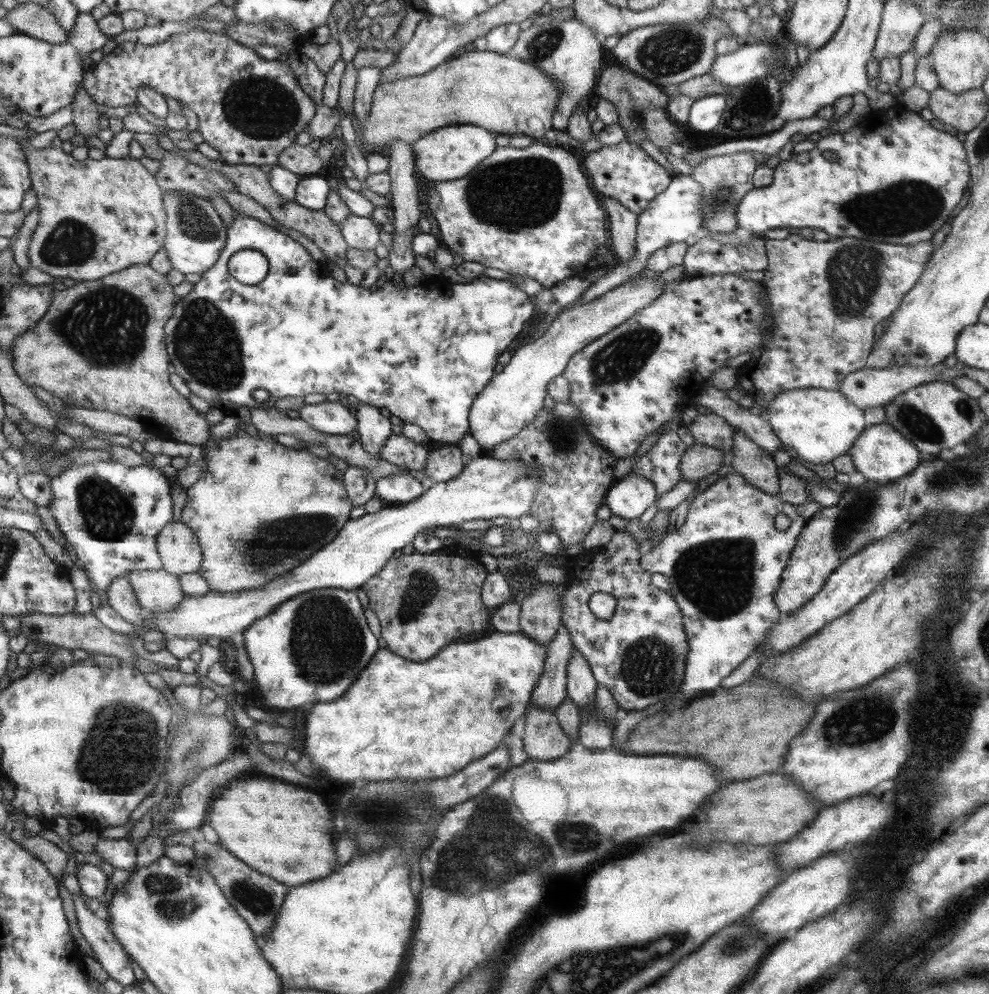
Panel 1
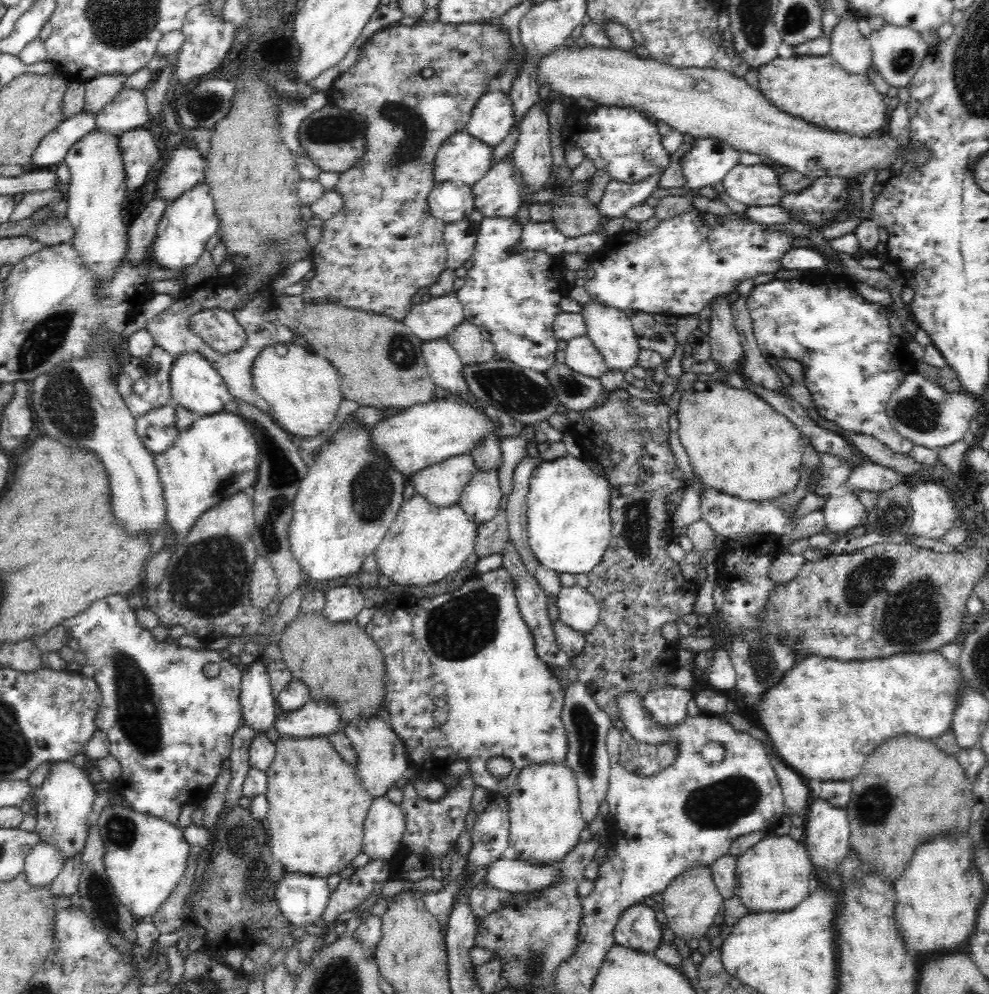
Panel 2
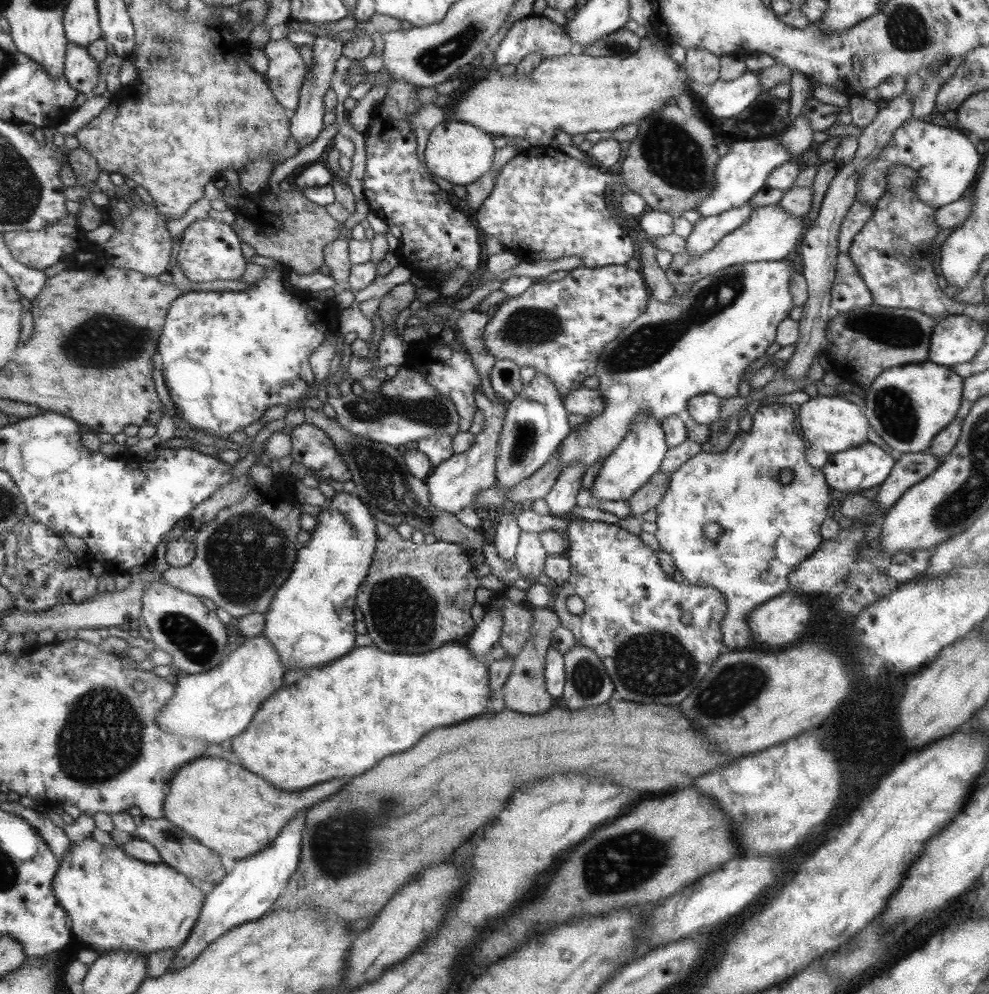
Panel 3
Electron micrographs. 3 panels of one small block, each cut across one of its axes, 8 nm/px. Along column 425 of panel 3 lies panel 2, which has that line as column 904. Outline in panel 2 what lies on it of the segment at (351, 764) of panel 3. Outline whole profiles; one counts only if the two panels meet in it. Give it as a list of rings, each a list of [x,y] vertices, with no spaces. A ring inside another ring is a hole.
[[[937,651],[901,652],[880,660],[850,660],[850,662],[822,658],[822,656],[808,656],[808,658],[800,660],[800,662],[796,662],[794,668],[790,668],[790,672],[786,672],[786,676],[778,684],[774,684],[774,688],[768,688],[762,694],[760,710],[758,710],[757,706],[756,714],[757,718],[762,718],[760,726],[766,732],[770,744],[776,748],[778,756],[782,758],[782,762],[786,766],[794,768],[807,781],[815,778],[821,780],[822,783],[848,781],[852,780],[862,770],[862,764],[864,764],[866,756],[874,748],[878,748],[886,738],[890,738],[894,734],[902,734],[902,732],[910,732],[910,734],[916,734],[916,736],[922,736],[922,738],[934,738],[934,736],[940,736],[947,728],[951,728],[953,708],[957,706],[957,700],[960,699],[961,680],[962,676],[957,663],[952,664],[946,661],[946,658]]]

